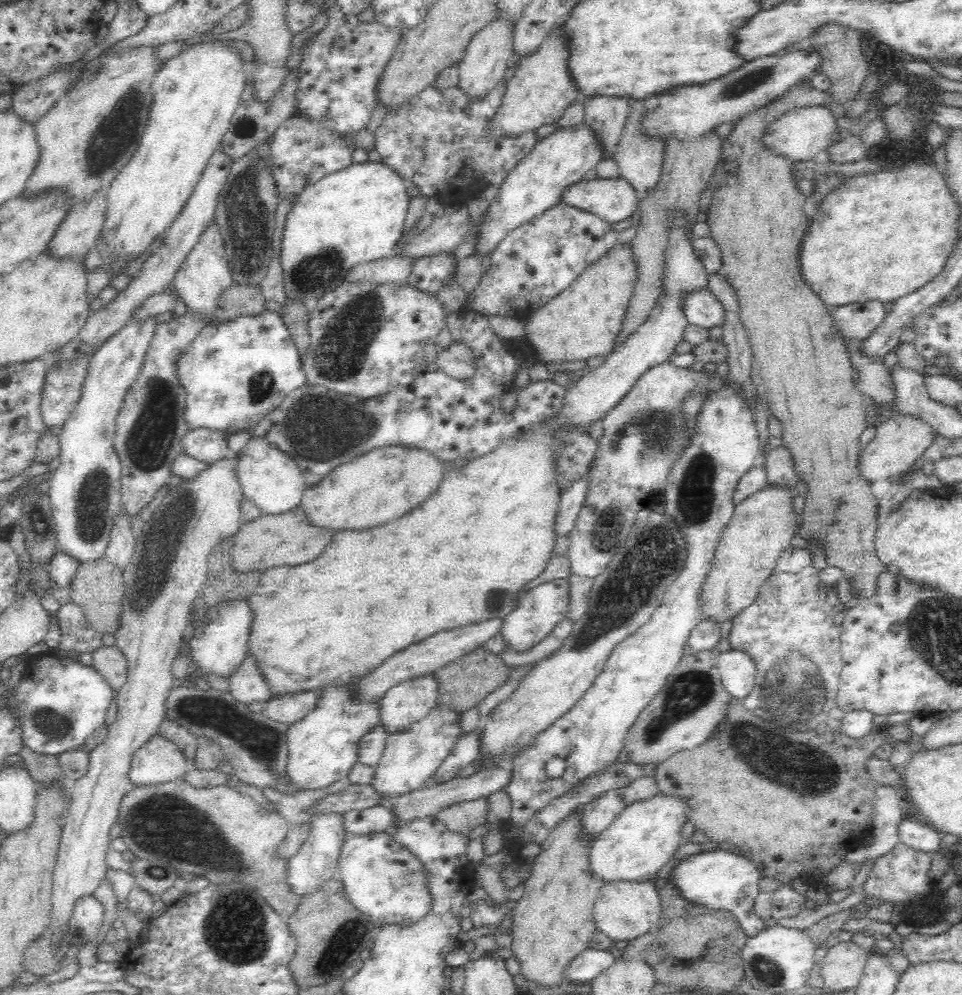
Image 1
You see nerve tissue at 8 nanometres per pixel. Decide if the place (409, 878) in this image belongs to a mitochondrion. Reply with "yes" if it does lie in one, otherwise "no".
yes

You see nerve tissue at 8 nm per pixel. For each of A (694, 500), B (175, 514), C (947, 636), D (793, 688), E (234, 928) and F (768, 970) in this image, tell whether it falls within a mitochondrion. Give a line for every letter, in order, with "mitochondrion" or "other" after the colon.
A: mitochondrion
B: mitochondrion
C: mitochondrion
D: mitochondrion
E: mitochondrion
F: mitochondrion

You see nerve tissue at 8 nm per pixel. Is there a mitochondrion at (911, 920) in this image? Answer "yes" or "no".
no

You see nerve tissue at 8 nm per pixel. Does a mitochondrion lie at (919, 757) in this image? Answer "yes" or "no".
no

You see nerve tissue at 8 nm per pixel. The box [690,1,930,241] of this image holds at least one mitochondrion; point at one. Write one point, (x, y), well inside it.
(744, 83)

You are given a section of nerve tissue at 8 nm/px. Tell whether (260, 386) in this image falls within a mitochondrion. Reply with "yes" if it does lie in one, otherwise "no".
yes

